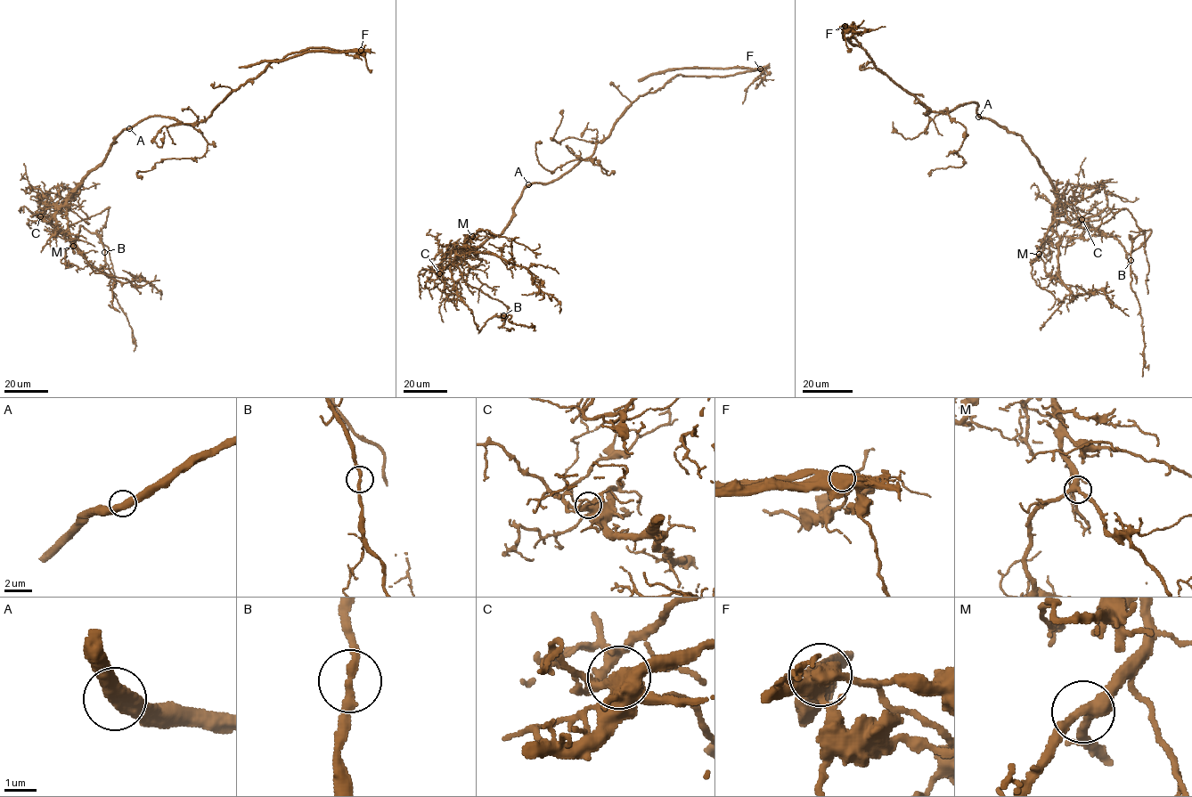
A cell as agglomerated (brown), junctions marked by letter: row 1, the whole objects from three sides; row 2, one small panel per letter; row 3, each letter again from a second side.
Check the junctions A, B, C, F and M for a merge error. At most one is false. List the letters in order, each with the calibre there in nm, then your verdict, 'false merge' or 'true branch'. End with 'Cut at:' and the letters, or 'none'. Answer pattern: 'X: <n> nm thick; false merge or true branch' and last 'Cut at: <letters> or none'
A: 500 nm thick; true branch
B: 240 nm thick; true branch
C: 550 nm thick; true branch
F: 750 nm thick; false merge
M: 360 nm thick; true branch
Cut at: F

